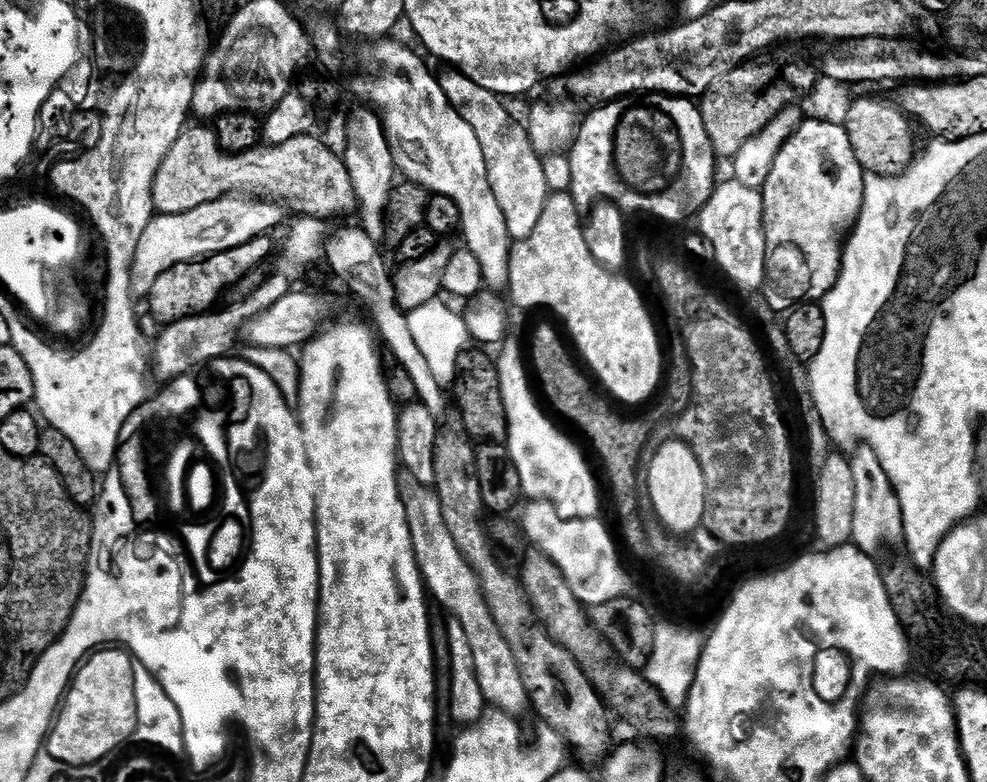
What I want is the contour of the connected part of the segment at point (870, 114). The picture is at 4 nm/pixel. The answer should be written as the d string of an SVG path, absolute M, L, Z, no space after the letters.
M857 99L846 116L852 145L859 152L865 169L877 176L898 176L911 168L912 161L918 156L916 136L912 133L913 121L908 113L903 112L891 99L888 100Z

